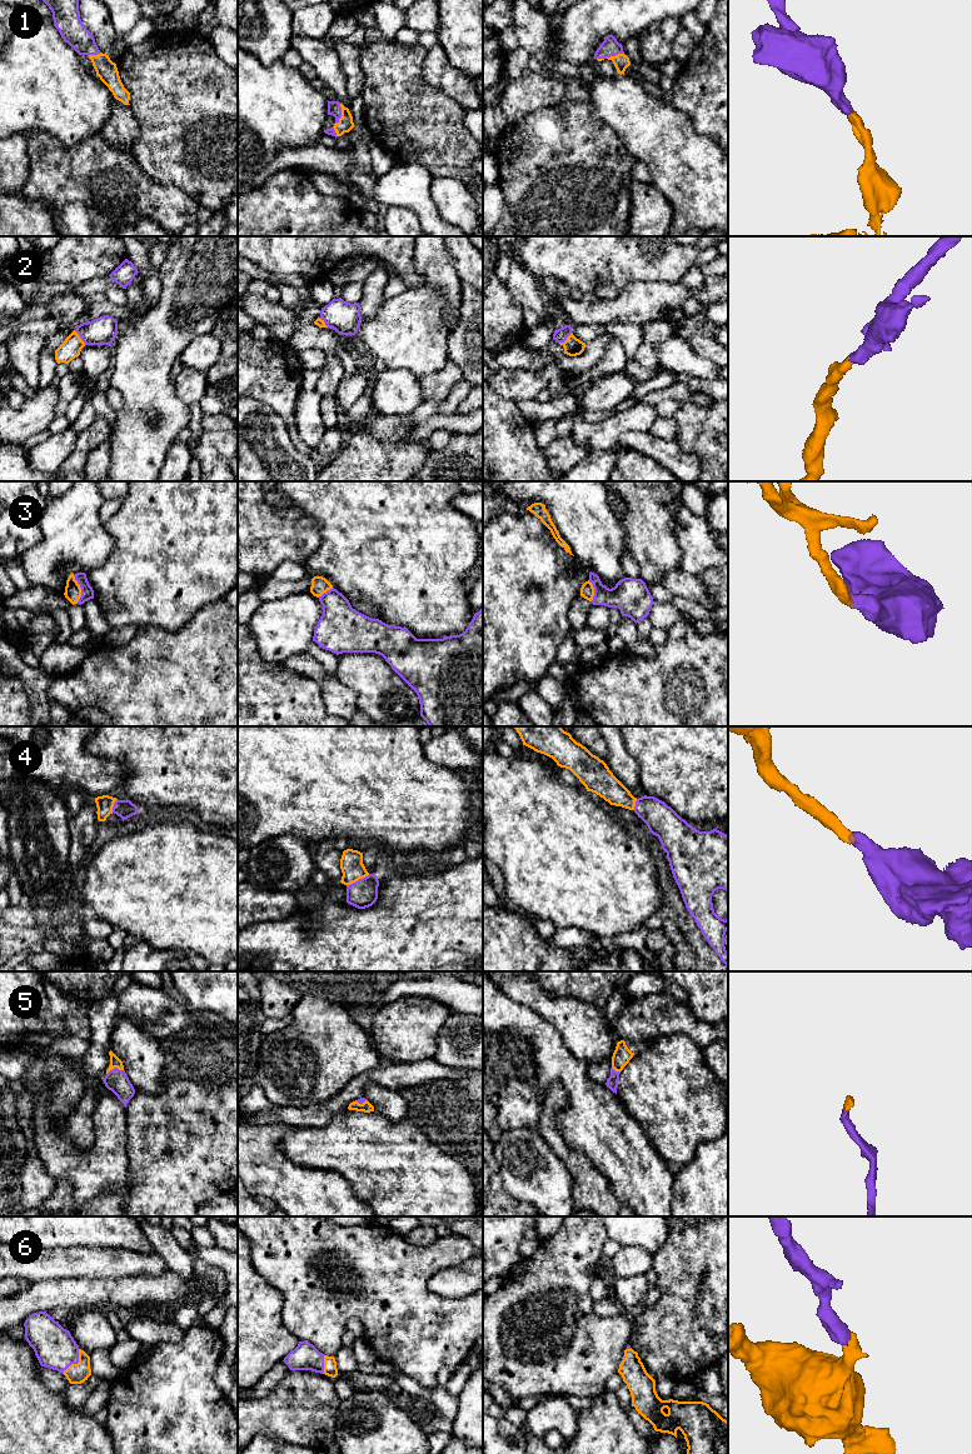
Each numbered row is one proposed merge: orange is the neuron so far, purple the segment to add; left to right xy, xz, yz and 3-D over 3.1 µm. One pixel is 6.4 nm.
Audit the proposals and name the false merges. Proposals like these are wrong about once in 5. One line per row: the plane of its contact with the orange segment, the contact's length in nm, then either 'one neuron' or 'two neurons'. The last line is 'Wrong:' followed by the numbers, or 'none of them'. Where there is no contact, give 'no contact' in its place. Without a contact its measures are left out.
1: contact in xz; length 130 nm; one neuron
2: contact in xy; length 120 nm; one neuron
3: contact in xy; length 190 nm; one neuron
4: contact in xz; length 170 nm; one neuron
5: contact in xy; length 120 nm; one neuron
6: contact in xy; length 190 nm; one neuron
Wrong: none of them

